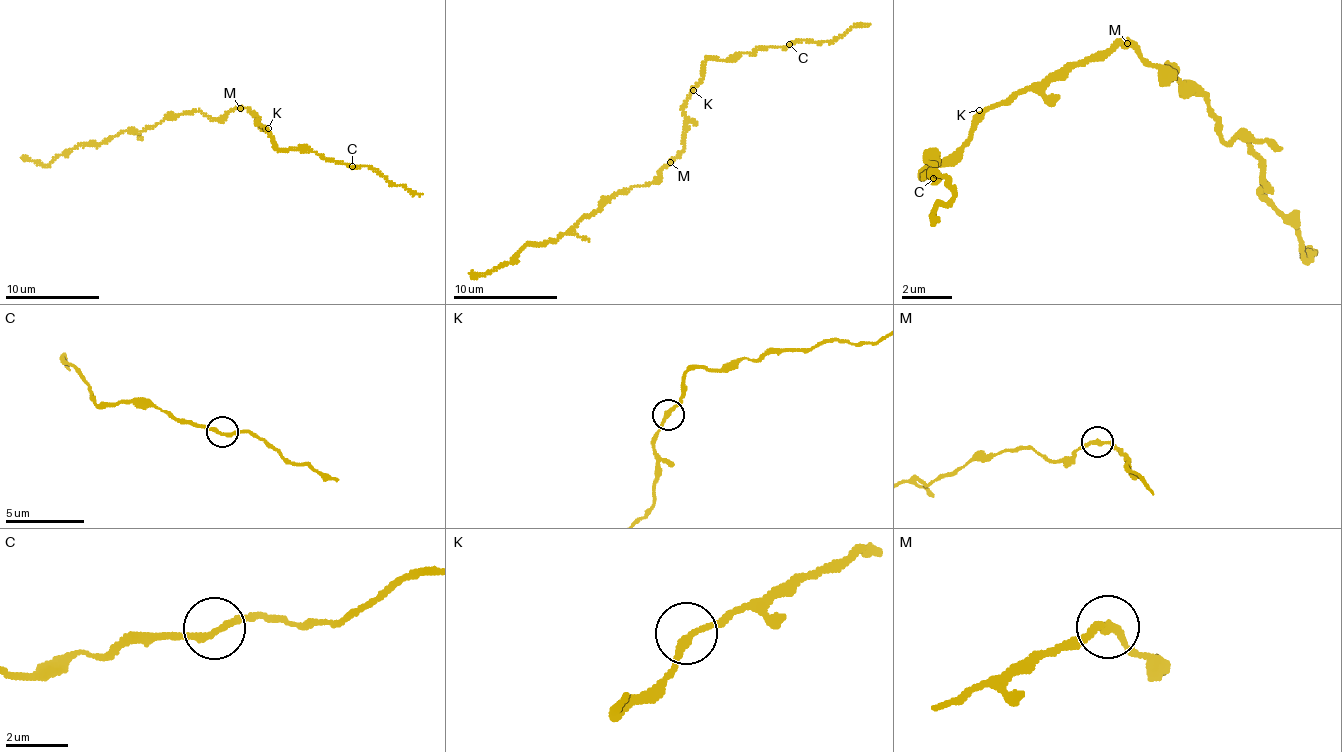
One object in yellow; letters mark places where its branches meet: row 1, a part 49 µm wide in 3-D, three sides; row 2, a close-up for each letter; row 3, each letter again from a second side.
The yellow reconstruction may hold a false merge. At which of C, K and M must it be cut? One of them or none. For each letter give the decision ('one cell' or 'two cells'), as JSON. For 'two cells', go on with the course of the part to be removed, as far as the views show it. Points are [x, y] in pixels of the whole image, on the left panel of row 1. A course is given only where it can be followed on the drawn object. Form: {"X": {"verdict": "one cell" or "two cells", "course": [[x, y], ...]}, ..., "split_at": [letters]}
{"C": {"verdict": "one cell"}, "K": {"verdict": "one cell"}, "M": {"verdict": "one cell"}, "split_at": []}

